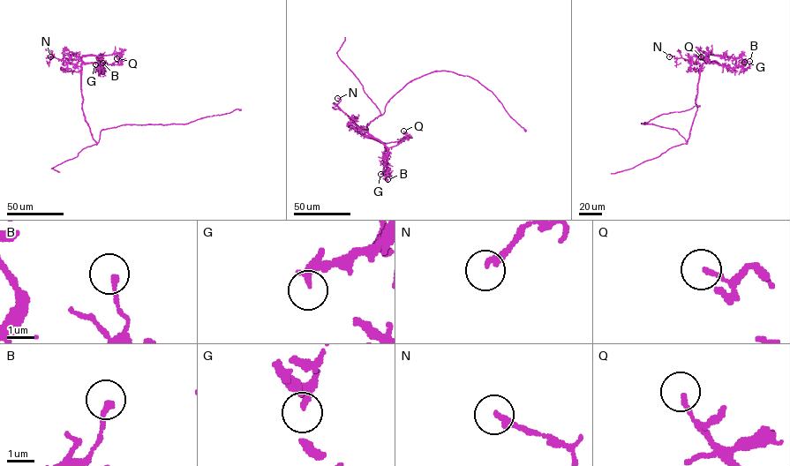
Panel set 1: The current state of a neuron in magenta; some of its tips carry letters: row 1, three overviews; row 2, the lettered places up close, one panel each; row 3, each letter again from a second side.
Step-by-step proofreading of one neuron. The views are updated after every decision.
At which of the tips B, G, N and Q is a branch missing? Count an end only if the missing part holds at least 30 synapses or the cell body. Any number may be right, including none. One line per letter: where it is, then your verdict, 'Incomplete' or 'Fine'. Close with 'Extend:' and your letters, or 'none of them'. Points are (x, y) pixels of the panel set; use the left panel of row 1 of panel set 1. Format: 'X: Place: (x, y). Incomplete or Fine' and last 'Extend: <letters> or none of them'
B: Place: (102, 63). Fine
G: Place: (95, 64). Fine
N: Place: (50, 56). Fine
Q: Place: (116, 58). Fine
Extend: none of them

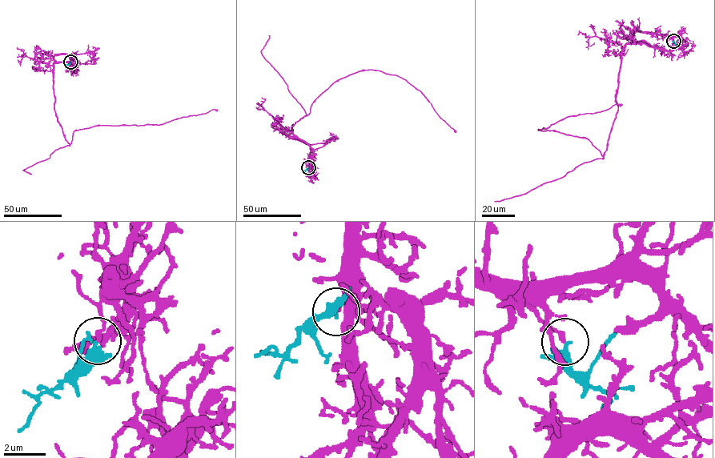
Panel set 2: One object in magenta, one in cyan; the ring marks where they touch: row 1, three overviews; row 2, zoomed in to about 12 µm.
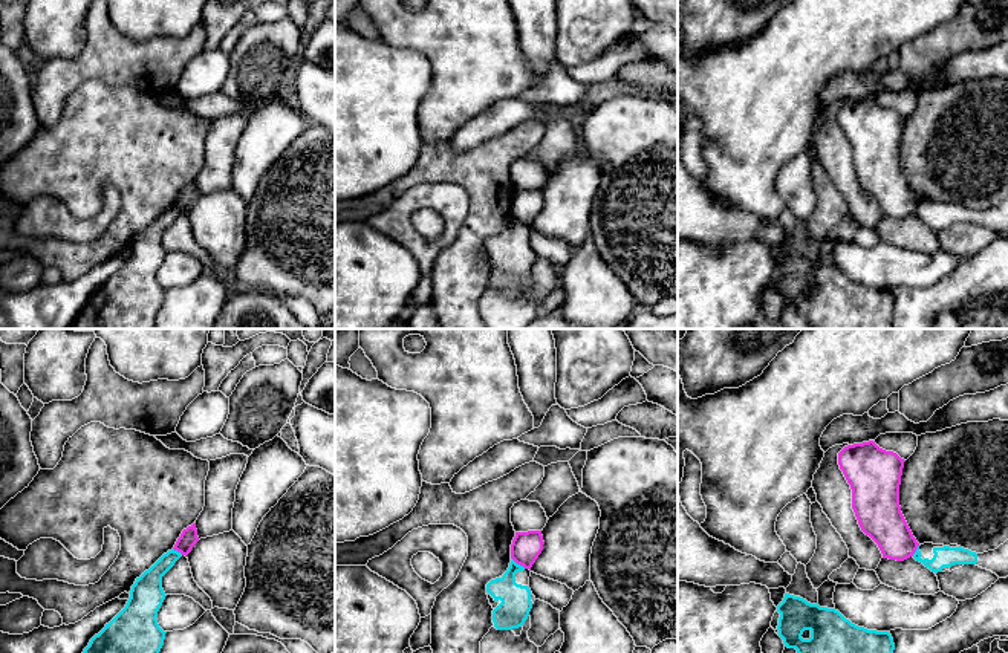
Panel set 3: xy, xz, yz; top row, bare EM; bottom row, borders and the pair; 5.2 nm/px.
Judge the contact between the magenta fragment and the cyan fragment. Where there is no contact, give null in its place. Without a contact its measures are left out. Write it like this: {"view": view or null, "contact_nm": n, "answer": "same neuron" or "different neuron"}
{"view": "xz", "contact_nm": 100, "answer": "different neuron"}

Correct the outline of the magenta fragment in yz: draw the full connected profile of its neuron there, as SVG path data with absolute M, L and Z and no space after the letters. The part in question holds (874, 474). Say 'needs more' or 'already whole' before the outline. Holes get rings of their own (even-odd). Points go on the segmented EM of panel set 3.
already whole | M873 440L847 445L838 453L861 531L878 544L883 558L896 561L913 557L919 546L899 506L904 462Z

